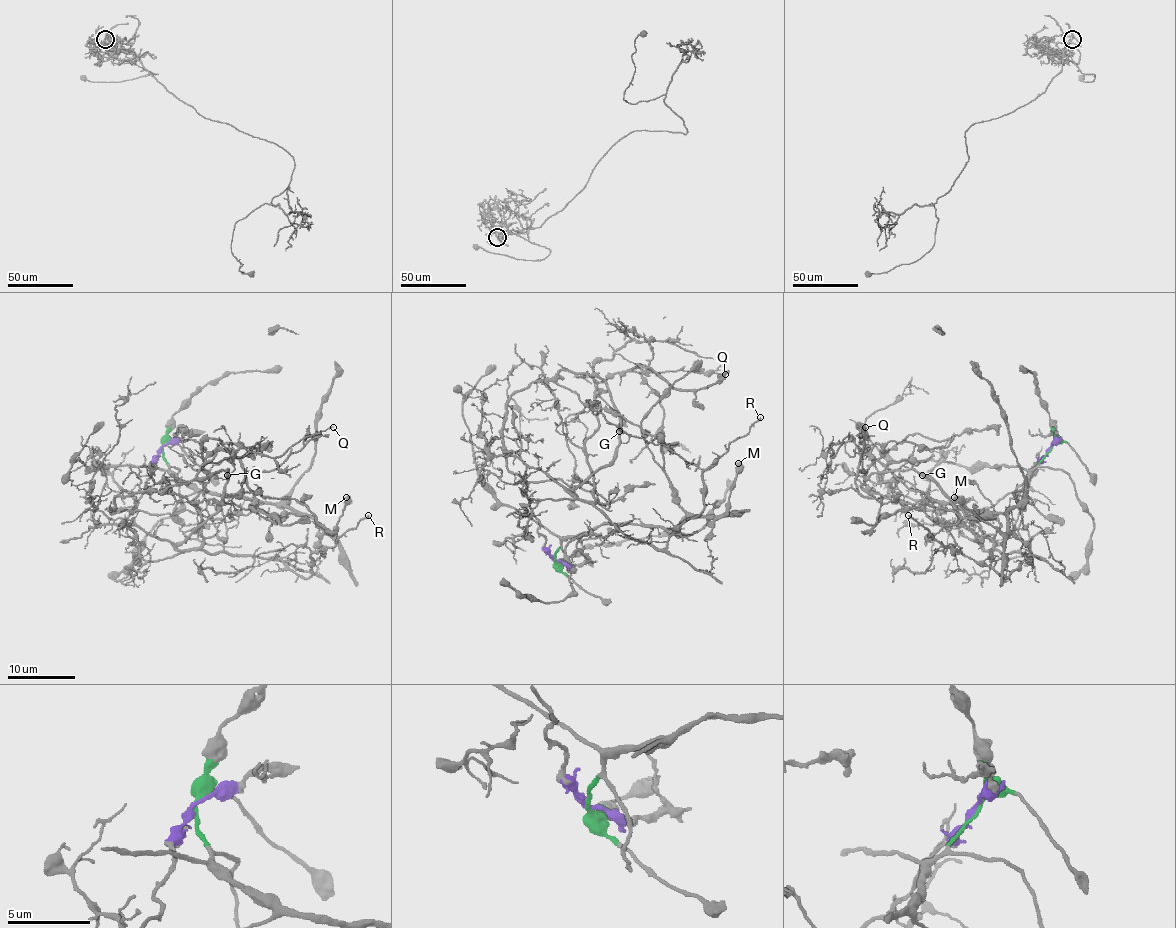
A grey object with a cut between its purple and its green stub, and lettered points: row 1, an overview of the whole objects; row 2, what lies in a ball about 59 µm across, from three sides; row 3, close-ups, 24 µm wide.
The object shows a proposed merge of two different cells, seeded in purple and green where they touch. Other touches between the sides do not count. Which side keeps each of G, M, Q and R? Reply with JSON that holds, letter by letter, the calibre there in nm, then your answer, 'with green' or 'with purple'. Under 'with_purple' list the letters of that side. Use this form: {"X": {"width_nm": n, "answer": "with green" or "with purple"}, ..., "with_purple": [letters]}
{"G": {"width_nm": 400, "answer": "with purple"}, "M": {"width_nm": 600, "answer": "with green"}, "Q": {"width_nm": 110, "answer": "with purple"}, "R": {"width_nm": 190, "answer": "with purple"}, "with_purple": ["G", "Q", "R"]}

